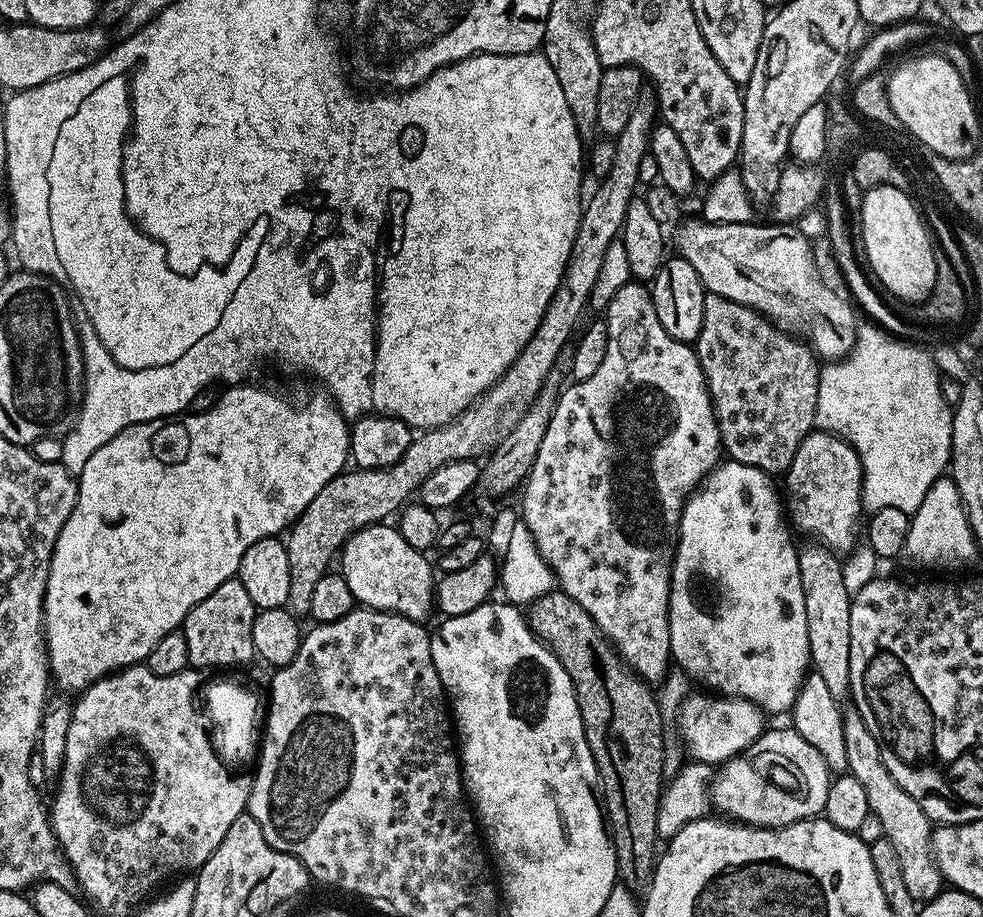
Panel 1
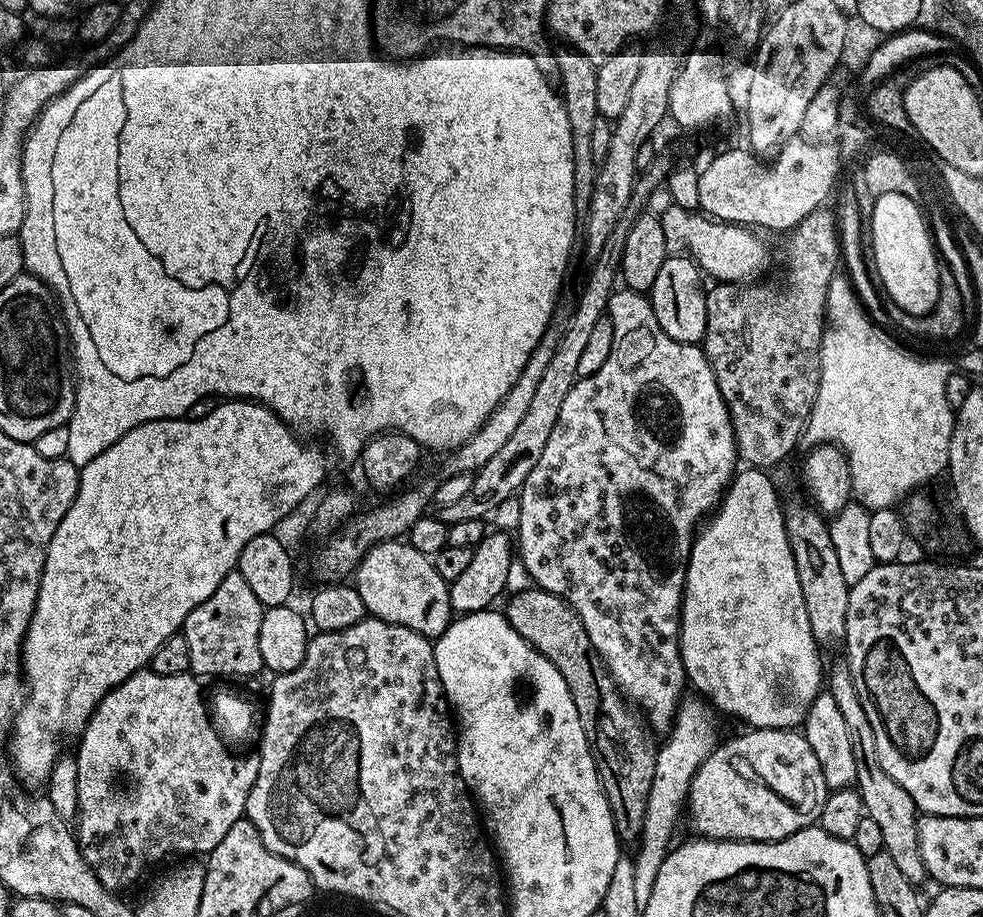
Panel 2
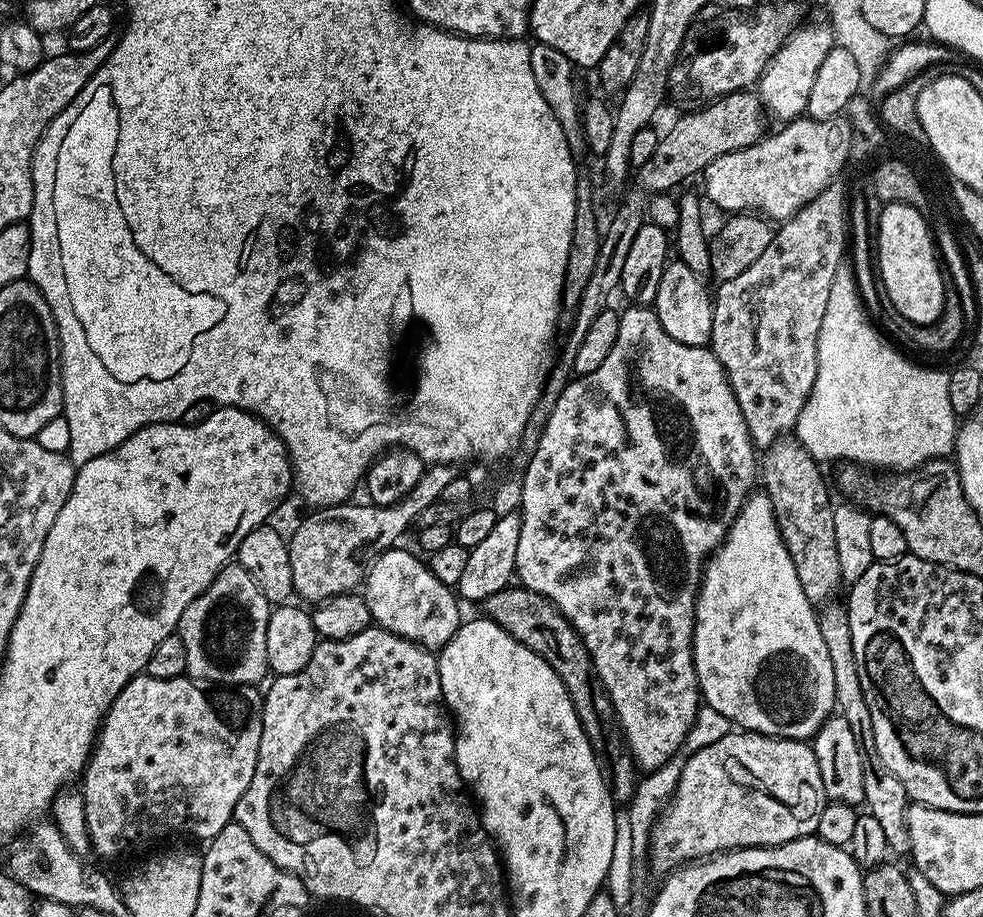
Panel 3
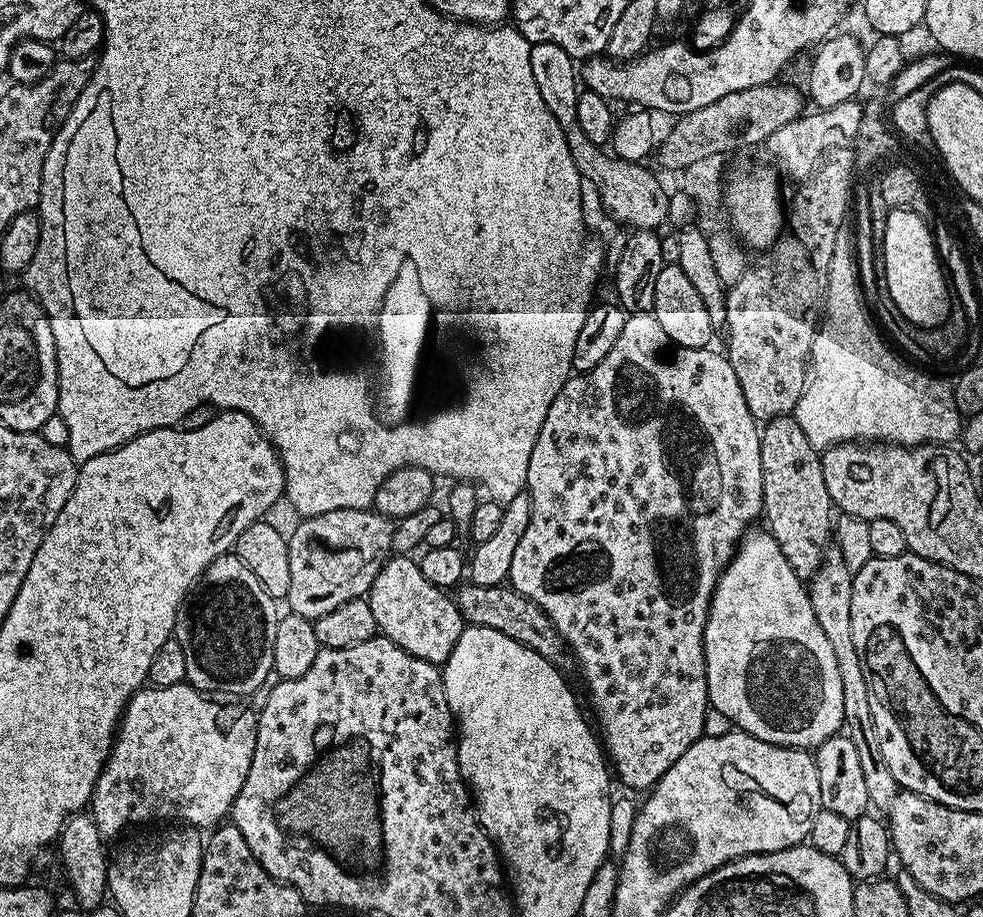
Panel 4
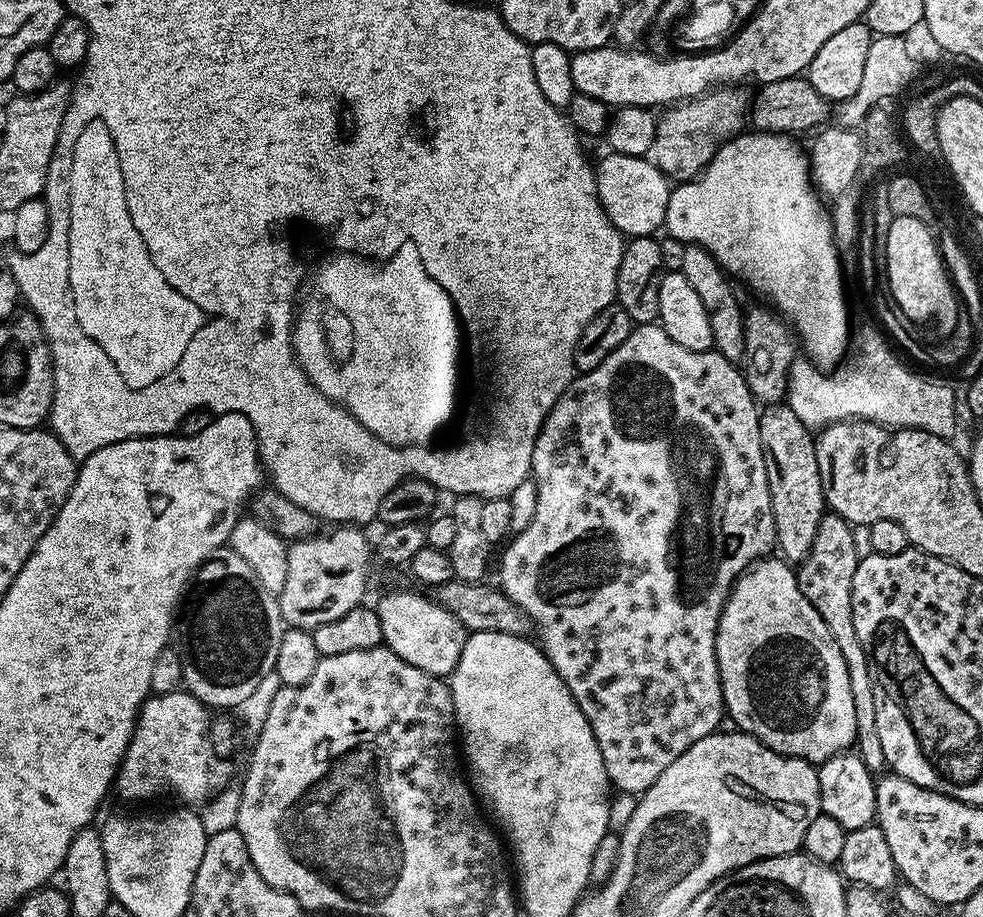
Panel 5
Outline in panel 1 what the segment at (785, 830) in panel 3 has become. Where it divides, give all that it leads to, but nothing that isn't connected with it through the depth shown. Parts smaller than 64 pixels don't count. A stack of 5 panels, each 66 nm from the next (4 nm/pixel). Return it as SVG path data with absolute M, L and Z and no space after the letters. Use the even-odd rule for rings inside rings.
M769 727L745 752L732 757L732 776L721 771L715 777L710 788L711 807L733 821L752 824L756 828L781 828L799 820L811 820L819 817L826 806L826 790L830 783L828 764L825 756L818 754L818 750L814 750L814 746L810 746L810 742L806 742L806 738L802 738L795 728Z

